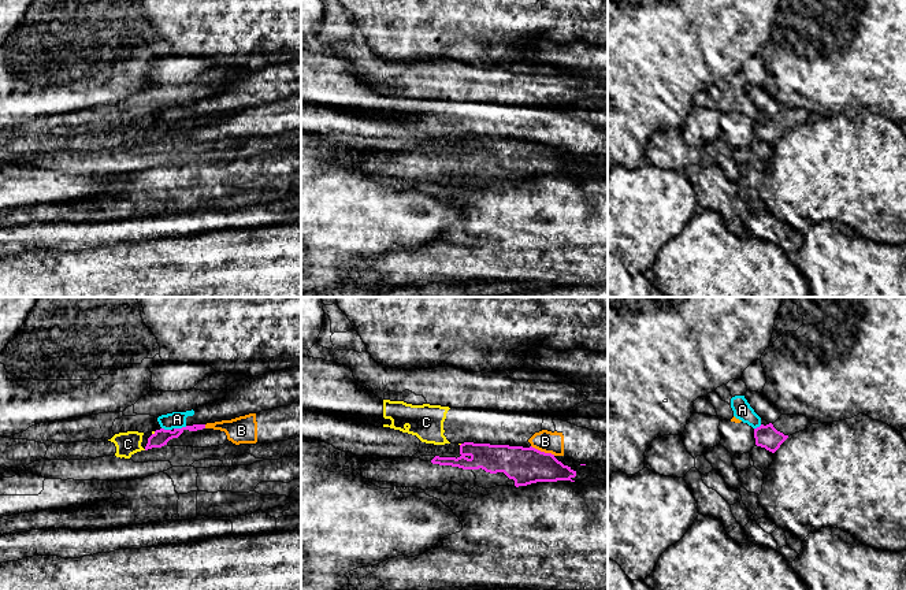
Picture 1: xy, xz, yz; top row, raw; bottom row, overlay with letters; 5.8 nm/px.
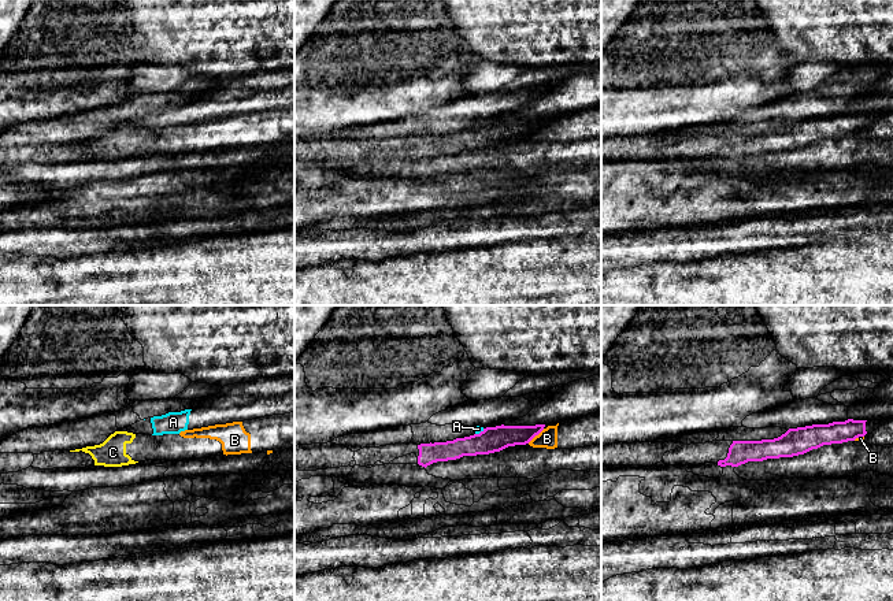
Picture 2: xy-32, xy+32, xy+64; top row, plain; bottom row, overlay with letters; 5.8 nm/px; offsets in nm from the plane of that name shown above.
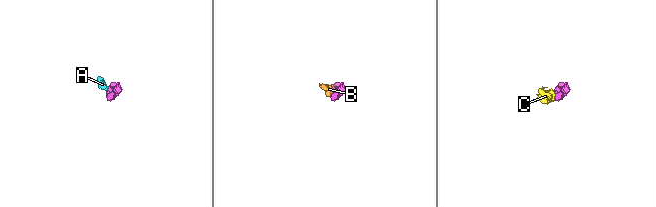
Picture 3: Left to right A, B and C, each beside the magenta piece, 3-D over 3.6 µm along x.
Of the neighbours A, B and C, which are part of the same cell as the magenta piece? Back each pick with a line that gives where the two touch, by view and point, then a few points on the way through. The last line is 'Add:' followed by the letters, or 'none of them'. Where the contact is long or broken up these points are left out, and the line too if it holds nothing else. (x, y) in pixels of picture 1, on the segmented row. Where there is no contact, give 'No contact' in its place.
Add: none of them

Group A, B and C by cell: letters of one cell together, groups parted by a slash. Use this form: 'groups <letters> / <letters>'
groups A / B C

